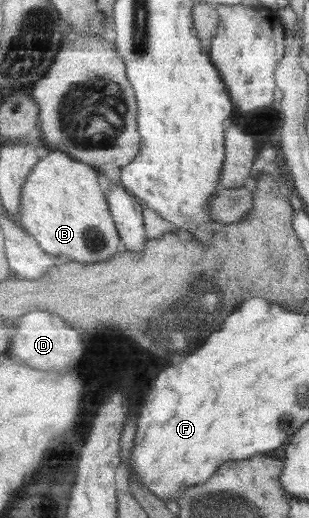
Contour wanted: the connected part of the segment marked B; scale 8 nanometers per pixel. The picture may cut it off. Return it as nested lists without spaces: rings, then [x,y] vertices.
[[[50,150],[32,169],[21,196],[20,224],[37,238],[48,254],[94,264],[110,260],[121,250],[121,234],[111,213],[107,193],[100,188],[99,174],[100,169],[79,162],[62,150]]]

